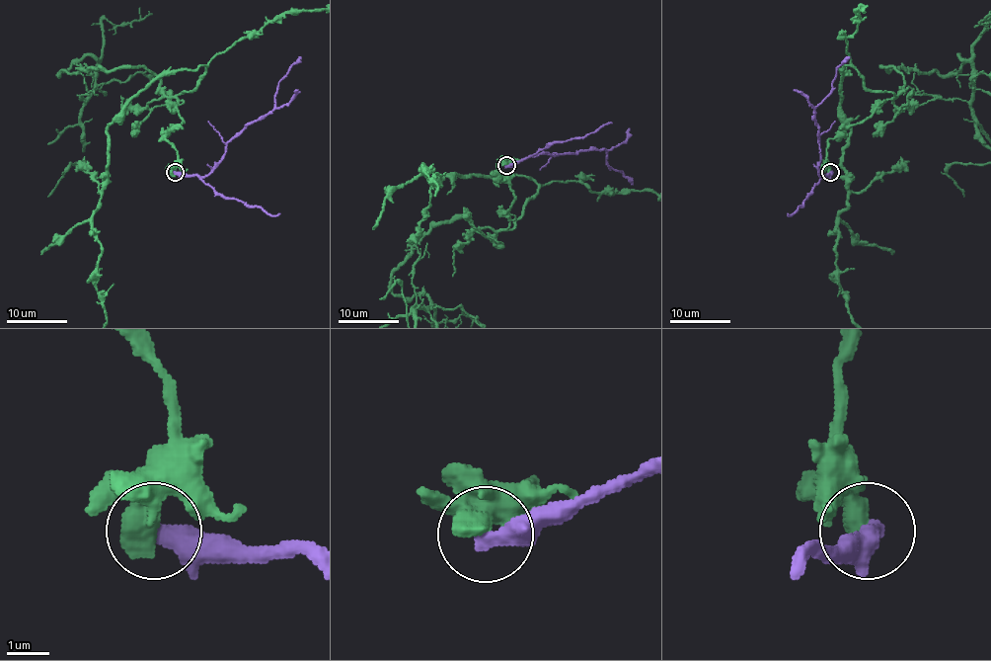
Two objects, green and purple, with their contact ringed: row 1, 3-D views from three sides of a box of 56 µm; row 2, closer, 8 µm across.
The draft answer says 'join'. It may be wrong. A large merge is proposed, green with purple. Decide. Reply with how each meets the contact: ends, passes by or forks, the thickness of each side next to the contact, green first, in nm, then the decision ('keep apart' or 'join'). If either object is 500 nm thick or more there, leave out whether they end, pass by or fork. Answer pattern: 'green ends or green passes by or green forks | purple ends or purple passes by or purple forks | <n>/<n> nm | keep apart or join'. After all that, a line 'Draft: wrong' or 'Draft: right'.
650/500 nm | keep apart
Draft: wrong

